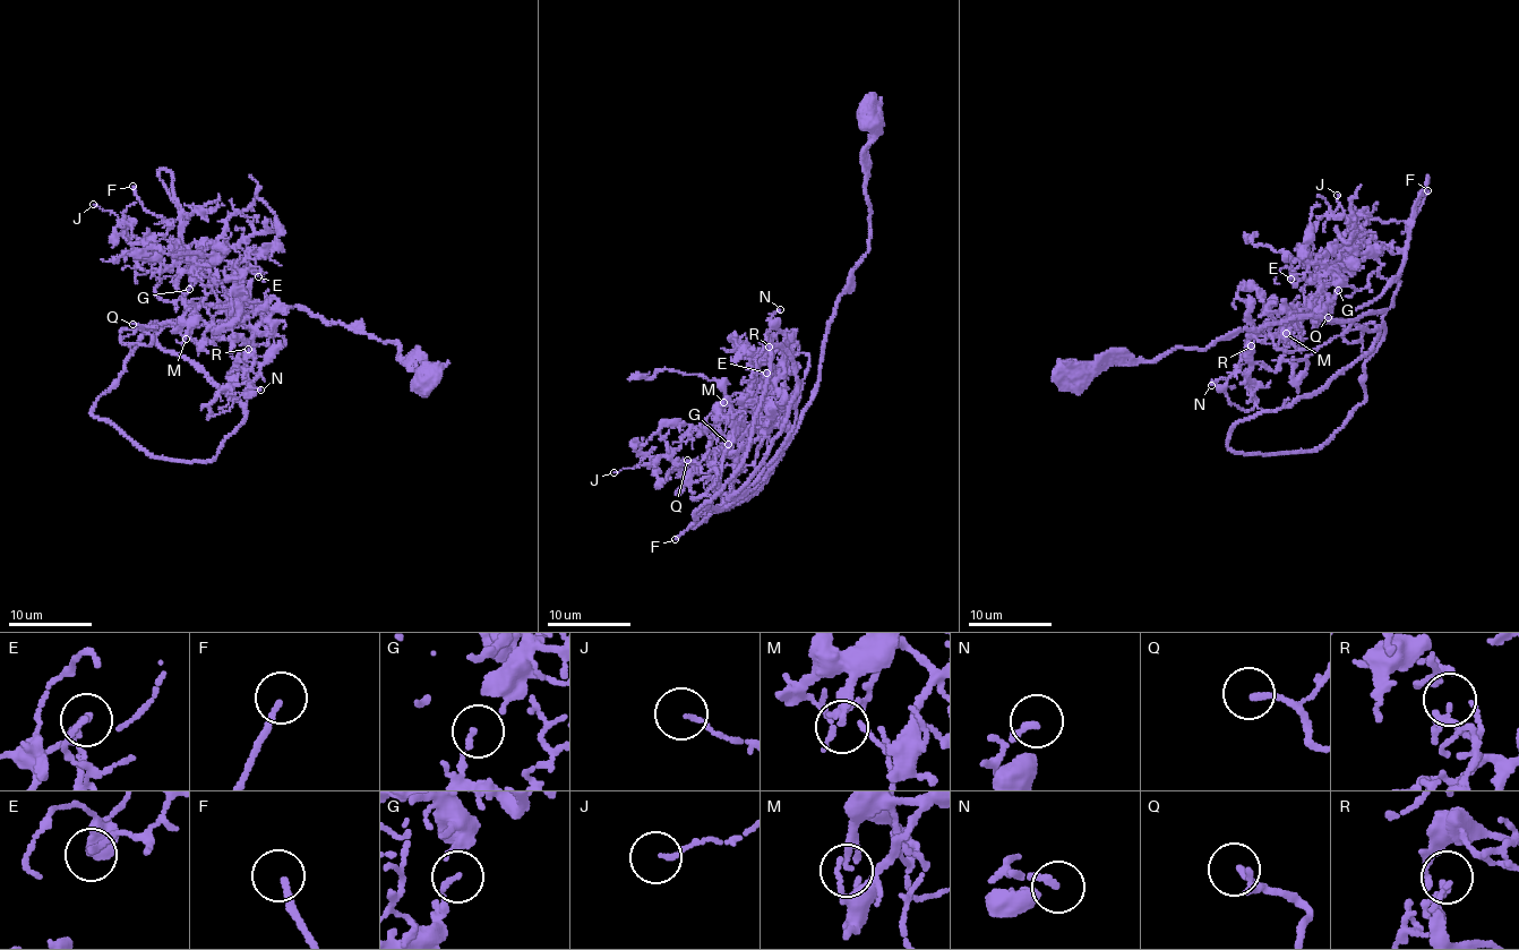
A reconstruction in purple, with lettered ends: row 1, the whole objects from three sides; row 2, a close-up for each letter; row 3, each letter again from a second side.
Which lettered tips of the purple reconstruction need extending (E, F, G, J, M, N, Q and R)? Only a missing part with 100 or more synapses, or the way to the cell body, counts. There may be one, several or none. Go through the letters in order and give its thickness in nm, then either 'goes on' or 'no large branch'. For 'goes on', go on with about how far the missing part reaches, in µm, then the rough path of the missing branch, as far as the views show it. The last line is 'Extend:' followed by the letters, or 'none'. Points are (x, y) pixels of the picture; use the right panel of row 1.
E: calibre 120 nm; no large branch
F: calibre 160 nm; goes on; missing 35 µm; course (1427, 190), (1426, 176), (1384, 188), (1359, 173), (1336, 179), (1299, 214), (1278, 216), (1275, 203)
G: calibre 120 nm; no large branch
J: calibre 100 nm; no large branch
M: calibre 220 nm; goes on; missing 30 µm; course (1286, 333), (1268, 337), (1263, 344), (1215, 352), (1185, 377), (1186, 388), (1210, 391), (1216, 384)
N: calibre 130 nm; no large branch
Q: calibre 170 nm; goes on; missing 20 µm; course (1328, 317), (1326, 307), (1316, 302), (1310, 284), (1298, 280), (1287, 290), (1263, 289), (1242, 301)
R: calibre 120 nm; no large branch
Extend: F, M, Q

